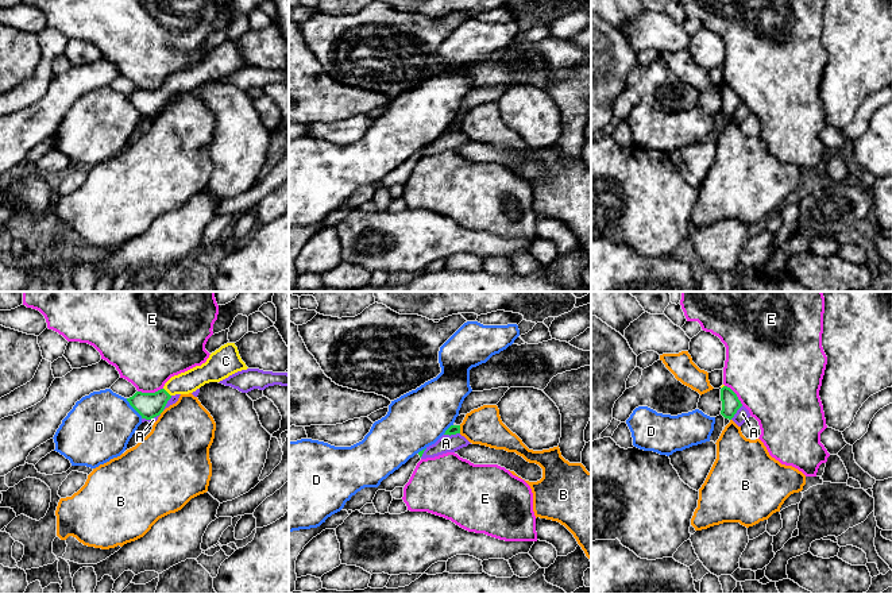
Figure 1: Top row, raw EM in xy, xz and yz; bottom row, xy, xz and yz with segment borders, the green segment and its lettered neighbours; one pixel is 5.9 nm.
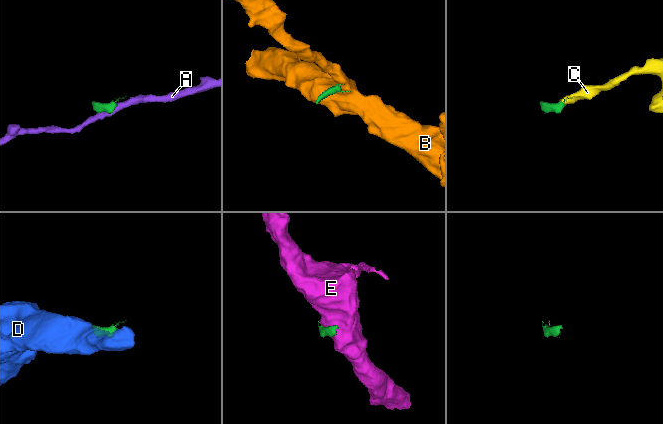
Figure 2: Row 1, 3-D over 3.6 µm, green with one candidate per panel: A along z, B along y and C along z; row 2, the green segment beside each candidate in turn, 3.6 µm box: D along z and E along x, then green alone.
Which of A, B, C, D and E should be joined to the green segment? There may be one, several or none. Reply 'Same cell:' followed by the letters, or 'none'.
Same cell: C

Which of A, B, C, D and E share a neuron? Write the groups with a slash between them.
A / B / C / D / E

